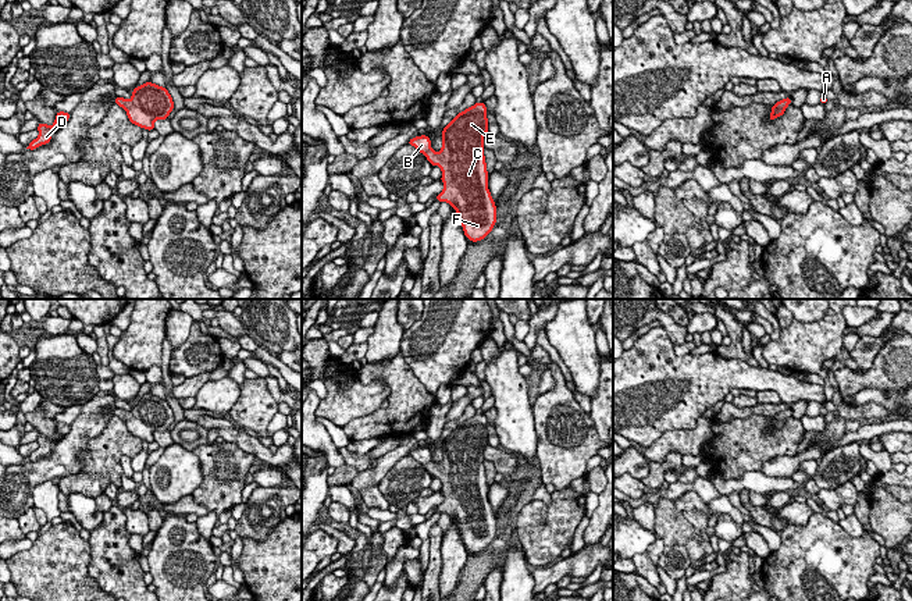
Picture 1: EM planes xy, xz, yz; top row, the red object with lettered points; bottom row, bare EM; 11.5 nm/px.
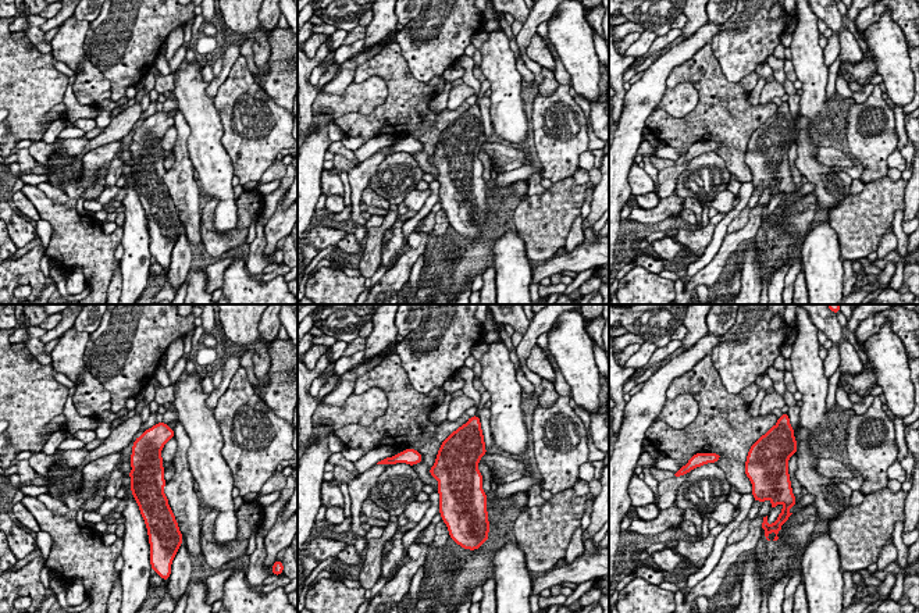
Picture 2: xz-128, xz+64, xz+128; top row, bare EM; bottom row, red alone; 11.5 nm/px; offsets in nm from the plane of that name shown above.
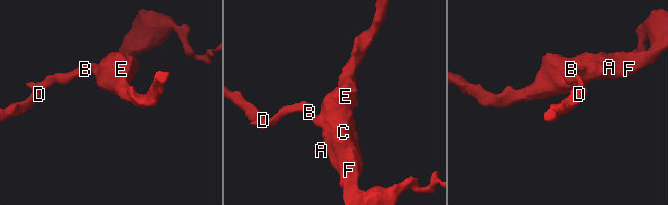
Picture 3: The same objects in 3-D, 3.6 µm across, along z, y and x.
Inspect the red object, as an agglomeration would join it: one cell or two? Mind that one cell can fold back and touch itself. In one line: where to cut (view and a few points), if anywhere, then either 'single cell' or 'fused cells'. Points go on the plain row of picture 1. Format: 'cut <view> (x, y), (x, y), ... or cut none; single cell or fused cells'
cut none; single cell

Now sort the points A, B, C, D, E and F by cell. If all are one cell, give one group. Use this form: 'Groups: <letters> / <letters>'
Groups: A B C D E F

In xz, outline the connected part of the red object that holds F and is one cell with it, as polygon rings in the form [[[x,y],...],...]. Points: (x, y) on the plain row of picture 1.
[[[475,413],[474,417],[460,423],[442,441],[442,460],[438,465],[431,459],[431,451],[427,447],[412,449],[407,454],[423,465],[431,477],[438,477],[442,481],[443,502],[437,506],[437,513],[446,513],[456,522],[464,547],[471,554],[484,551],[496,534],[496,518],[488,501],[485,459],[482,455],[487,445],[487,417]]]

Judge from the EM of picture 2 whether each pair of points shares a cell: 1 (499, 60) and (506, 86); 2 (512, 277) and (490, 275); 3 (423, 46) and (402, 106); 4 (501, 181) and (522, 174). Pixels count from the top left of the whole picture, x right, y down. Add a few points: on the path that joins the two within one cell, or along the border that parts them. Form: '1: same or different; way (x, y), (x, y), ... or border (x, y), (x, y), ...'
1: same; way (499, 67), (505, 79)
2: different; border (492, 267), (497, 289)
3: different; border (399, 46), (417, 79), (430, 82), (440, 77)
4: same; way (506, 177), (516, 174)

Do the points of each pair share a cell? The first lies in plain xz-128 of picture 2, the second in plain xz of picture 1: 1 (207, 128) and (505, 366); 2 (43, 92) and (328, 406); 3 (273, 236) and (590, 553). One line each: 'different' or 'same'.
1: same
2: same
3: different

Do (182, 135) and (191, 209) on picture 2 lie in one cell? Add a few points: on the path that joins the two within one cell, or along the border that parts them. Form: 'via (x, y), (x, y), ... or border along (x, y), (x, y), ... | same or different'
via (182, 153), (184, 191) | same

